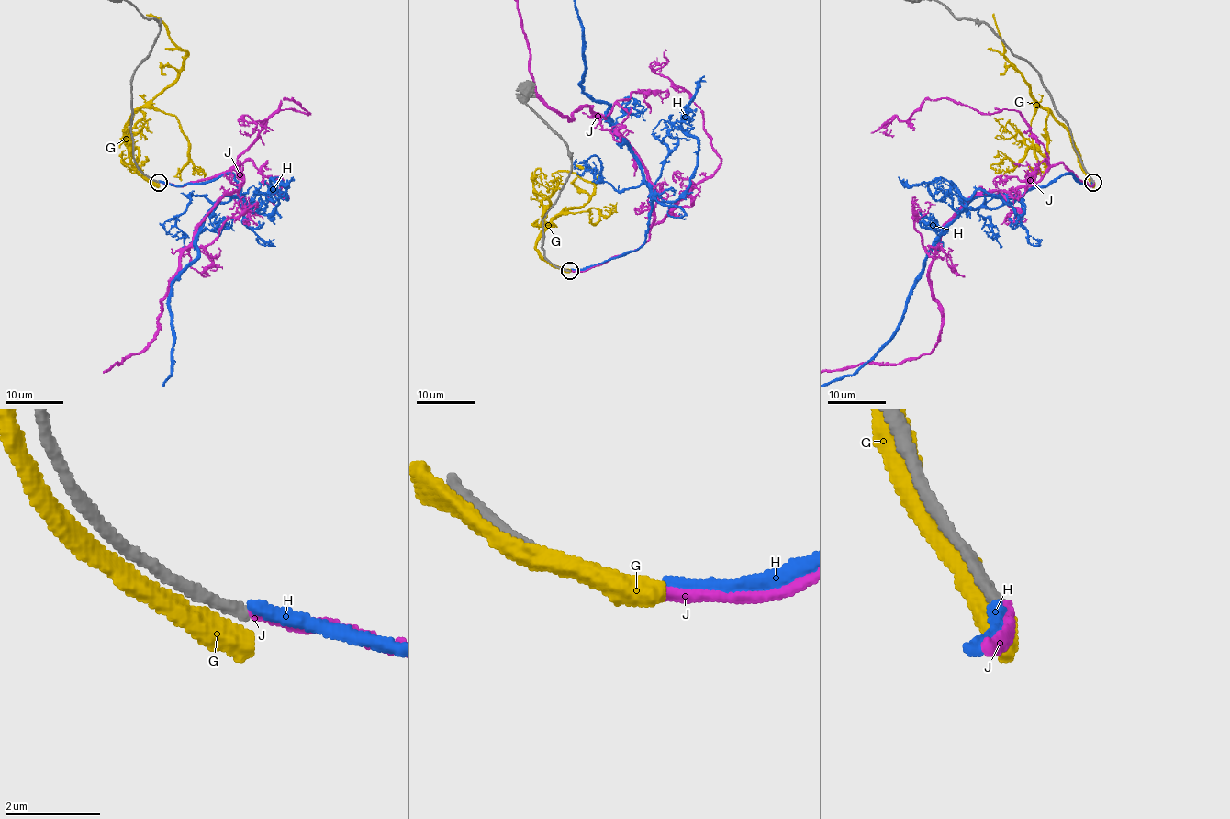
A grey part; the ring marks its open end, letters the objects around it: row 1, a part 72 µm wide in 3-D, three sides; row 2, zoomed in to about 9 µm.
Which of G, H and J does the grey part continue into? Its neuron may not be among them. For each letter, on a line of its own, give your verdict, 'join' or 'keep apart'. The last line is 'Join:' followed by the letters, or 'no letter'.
G: keep apart
H: keep apart
J: keep apart
Join: no letter

